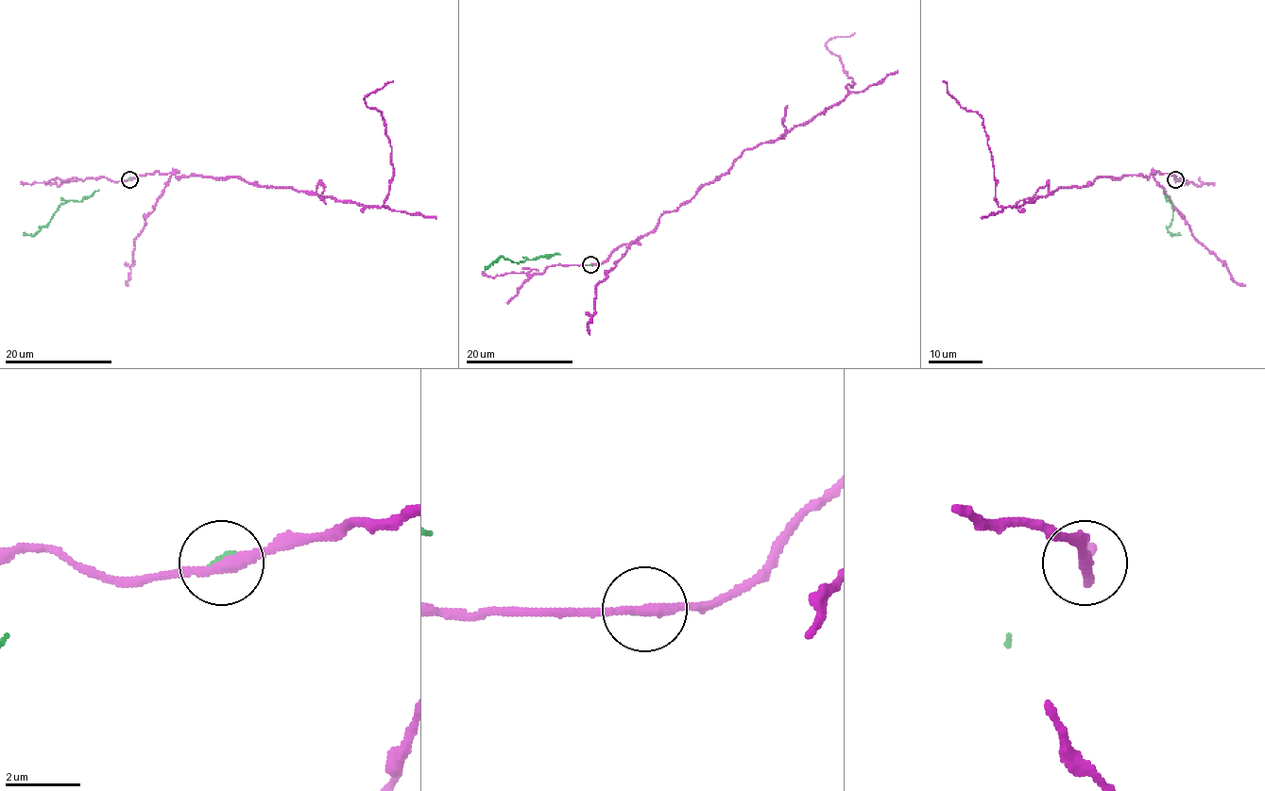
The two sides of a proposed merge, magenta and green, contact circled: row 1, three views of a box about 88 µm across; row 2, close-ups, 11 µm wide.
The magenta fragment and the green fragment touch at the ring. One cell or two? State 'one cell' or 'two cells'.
two cells

